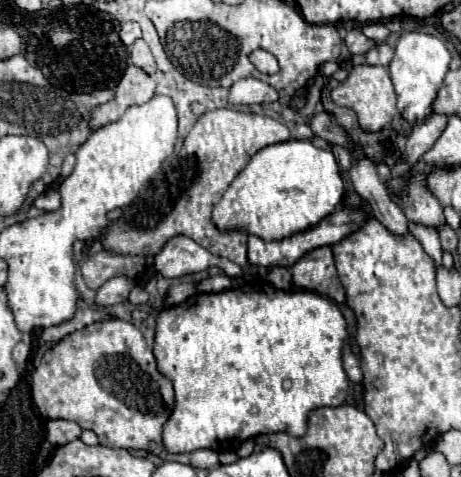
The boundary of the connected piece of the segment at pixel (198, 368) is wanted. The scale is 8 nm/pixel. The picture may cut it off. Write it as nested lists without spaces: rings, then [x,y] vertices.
[[[254,280],[246,282],[238,288],[222,290],[222,292],[200,292],[190,296],[184,304],[164,308],[158,318],[156,318],[156,336],[154,336],[154,358],[158,364],[160,374],[170,378],[174,382],[174,392],[176,392],[176,410],[172,412],[168,424],[164,426],[164,448],[170,452],[192,452],[198,448],[210,448],[216,452],[234,452],[238,446],[254,438],[258,434],[270,434],[270,432],[286,432],[290,436],[304,436],[308,430],[308,414],[316,408],[324,406],[342,406],[346,402],[348,394],[348,376],[342,366],[342,348],[348,344],[348,332],[346,332],[346,320],[334,300],[320,296],[316,292],[308,290],[296,290],[296,292],[284,292],[274,288],[272,284],[264,280]]]

